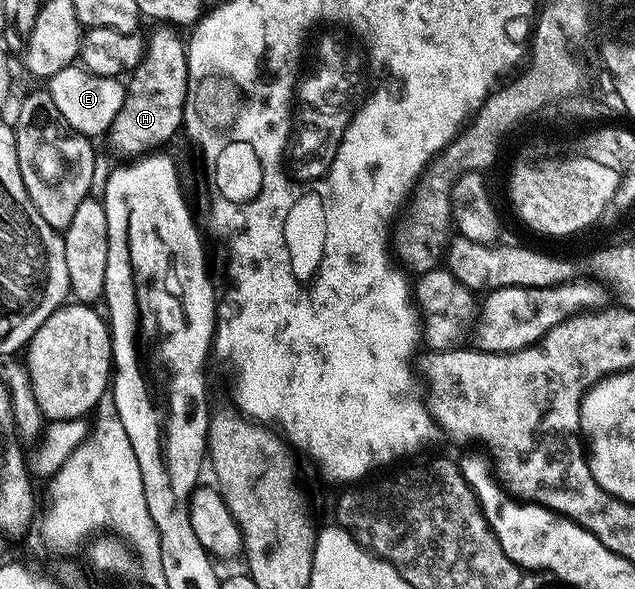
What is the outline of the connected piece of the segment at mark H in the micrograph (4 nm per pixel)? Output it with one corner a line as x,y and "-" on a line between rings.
160,25
152,36
147,36
144,56
140,64
130,73
132,80
127,80
122,109
118,117
114,117
110,138
120,151
125,151
128,157
143,157
155,152
163,143
168,143
181,130
184,122
184,98
188,88
188,49
181,32
172,25

